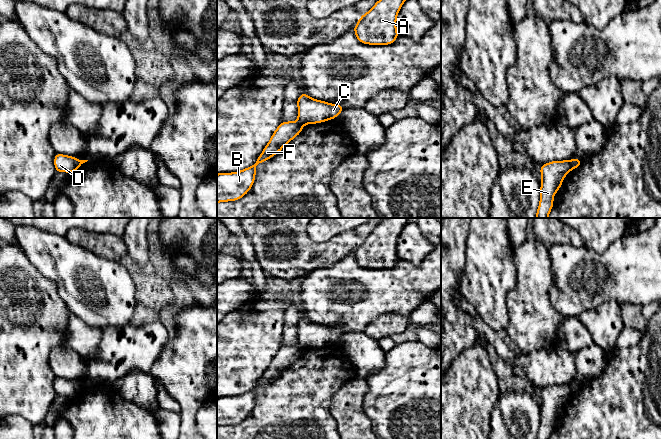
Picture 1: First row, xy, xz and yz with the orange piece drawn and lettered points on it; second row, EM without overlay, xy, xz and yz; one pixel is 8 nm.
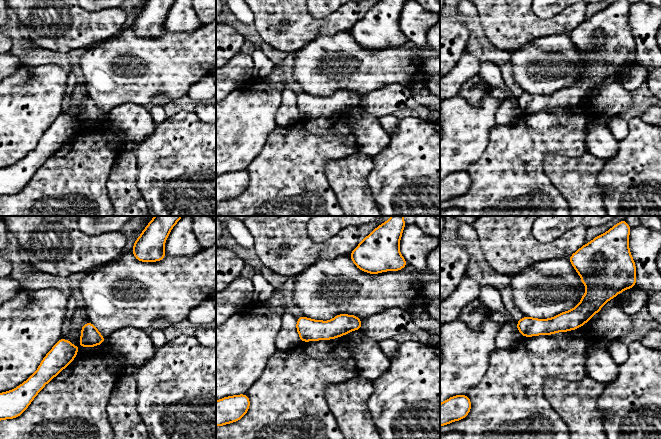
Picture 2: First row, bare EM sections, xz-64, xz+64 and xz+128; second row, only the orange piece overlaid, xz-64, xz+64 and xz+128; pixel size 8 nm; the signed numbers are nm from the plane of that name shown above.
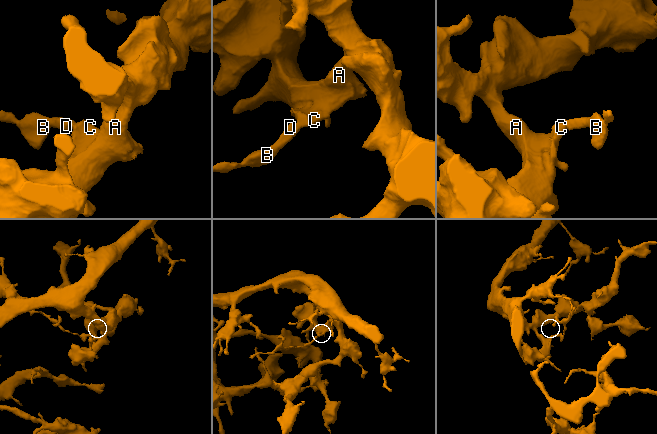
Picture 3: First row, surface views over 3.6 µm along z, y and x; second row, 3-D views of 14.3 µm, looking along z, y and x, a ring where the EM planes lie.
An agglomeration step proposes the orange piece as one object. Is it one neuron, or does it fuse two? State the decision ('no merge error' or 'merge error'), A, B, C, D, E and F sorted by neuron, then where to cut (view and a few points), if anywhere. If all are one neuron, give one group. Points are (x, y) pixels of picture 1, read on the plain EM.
merge error; A C E / B D F; cut in yz along (569, 385), (571, 392)

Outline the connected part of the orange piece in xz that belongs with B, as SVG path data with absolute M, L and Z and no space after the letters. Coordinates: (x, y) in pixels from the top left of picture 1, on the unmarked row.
M281 346L261 379L251 391L239 396L217 398L217 427L236 425L248 417L255 405L256 390L275 378L299 359L303 349L296 346Z

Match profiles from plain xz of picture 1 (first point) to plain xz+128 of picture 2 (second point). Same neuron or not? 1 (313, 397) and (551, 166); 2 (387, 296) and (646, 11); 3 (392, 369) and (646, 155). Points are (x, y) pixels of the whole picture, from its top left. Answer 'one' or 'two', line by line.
1: two
2: two
3: one

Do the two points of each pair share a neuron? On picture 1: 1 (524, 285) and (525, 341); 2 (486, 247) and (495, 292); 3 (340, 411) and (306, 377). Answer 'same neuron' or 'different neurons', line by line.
1: same neuron
2: same neuron
3: different neurons

